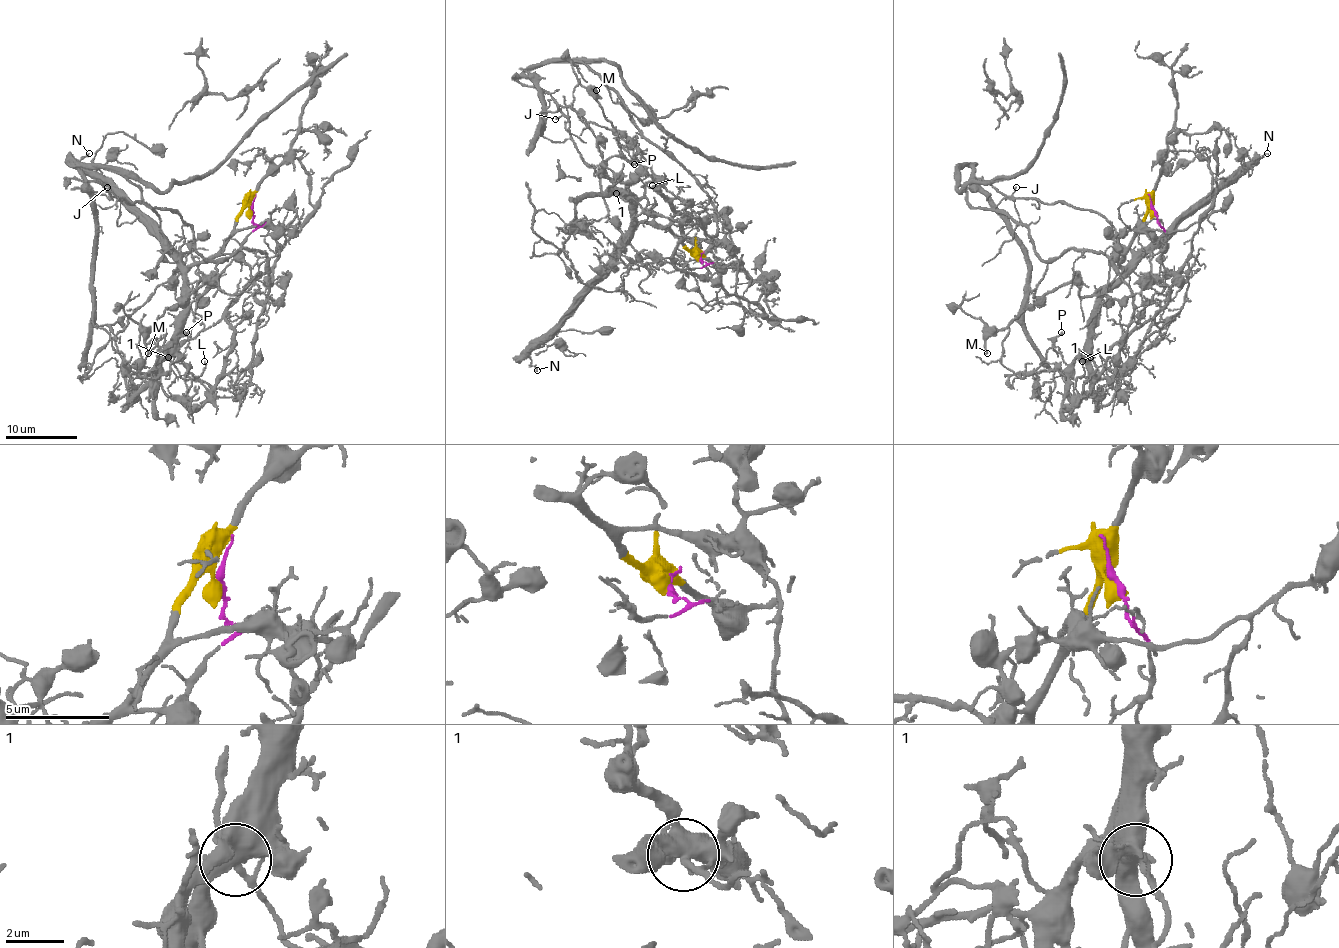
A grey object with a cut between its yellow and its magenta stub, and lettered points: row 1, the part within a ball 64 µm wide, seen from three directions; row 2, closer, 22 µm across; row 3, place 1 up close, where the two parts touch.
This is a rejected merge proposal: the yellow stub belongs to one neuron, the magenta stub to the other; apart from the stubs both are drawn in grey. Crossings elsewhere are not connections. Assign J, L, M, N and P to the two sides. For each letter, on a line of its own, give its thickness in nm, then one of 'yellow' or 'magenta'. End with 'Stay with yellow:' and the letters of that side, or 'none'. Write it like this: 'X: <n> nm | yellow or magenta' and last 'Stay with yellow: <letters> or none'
J: 150 nm | yellow
L: 110 nm | yellow
M: 180 nm | yellow
N: 110 nm | yellow
P: 170 nm | yellow
Stay with yellow: J, L, M, N, P

